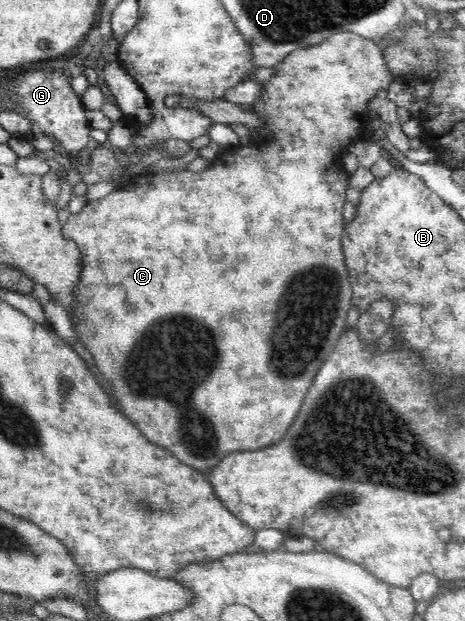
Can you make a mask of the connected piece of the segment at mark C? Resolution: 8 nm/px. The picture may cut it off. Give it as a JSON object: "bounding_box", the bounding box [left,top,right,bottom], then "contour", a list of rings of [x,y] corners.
{"bounding_box":[62,31,394,472],"contour":[[[341,31],[327,37],[319,45],[293,51],[283,63],[279,63],[274,76],[263,83],[265,93],[252,103],[253,112],[268,125],[267,145],[243,145],[237,151],[235,163],[227,165],[225,169],[223,165],[210,165],[205,173],[199,174],[183,166],[167,165],[162,174],[148,171],[131,177],[122,187],[97,200],[88,201],[79,213],[70,215],[62,227],[65,239],[72,239],[82,253],[83,269],[73,291],[75,305],[69,316],[78,341],[93,355],[105,381],[115,389],[118,405],[123,405],[127,417],[135,419],[133,423],[137,423],[141,433],[145,433],[151,443],[164,448],[181,463],[198,471],[208,472],[229,453],[257,451],[273,445],[273,441],[279,441],[297,417],[305,393],[311,388],[321,364],[333,353],[345,333],[348,311],[352,306],[352,291],[341,237],[344,230],[343,204],[347,200],[345,191],[349,185],[349,176],[344,175],[345,169],[339,159],[347,153],[347,149],[342,149],[339,155],[333,153],[332,149],[336,145],[347,148],[351,142],[359,139],[363,133],[361,119],[369,115],[369,99],[375,97],[380,89],[387,91],[394,80],[383,58],[383,50],[377,46],[377,41],[373,41],[353,32]]]}

